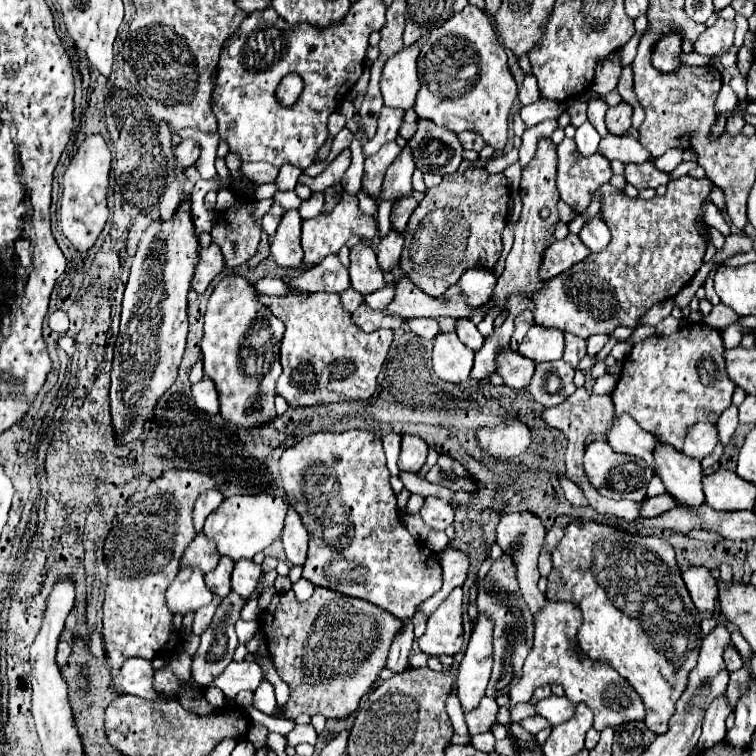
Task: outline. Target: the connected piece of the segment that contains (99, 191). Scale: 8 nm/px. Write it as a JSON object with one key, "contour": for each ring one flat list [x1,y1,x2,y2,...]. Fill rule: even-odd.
{"contour":[[94,133,84,139,80,149,76,151,76,157,72,157,66,173,64,173,64,193,62,193,62,205,60,205,60,223,64,235,70,239,70,243,78,251,88,251,100,231,104,229,104,223,108,219,108,207,106,207,106,195,108,195,108,173,110,173,110,151,106,147,106,141,102,135]]}

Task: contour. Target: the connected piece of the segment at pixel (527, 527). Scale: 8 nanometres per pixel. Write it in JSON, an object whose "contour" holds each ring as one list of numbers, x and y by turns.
{"contour":[[520,511,520,513,504,513,498,527,498,545,502,547,502,551,512,555,512,561,516,565,516,579,520,583,520,591,524,595,524,601,528,603,528,609,532,613,536,613,540,607,544,607,544,593,538,591,538,557,540,557,540,549,544,545,544,535,546,535,546,527,542,523,542,519,530,511]]}

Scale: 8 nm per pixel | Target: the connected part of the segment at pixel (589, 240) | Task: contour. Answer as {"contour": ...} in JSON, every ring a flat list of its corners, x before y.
{"contour":[[594,217,594,219,586,221,578,237,582,239,582,243,584,243,592,253,602,251,602,249,610,243,610,231,608,231,606,223,604,223,600,217]]}

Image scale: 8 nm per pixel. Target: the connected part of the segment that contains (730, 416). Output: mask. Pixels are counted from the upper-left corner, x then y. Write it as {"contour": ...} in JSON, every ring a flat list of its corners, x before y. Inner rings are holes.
{"contour":[[732,405,732,407,728,407,728,409,720,415,720,419,718,419,718,423,716,423,718,433,720,433,720,441,722,441,724,445,726,445,726,443,730,441,730,437,734,435,736,425,738,425,738,409,736,409,736,405]]}

